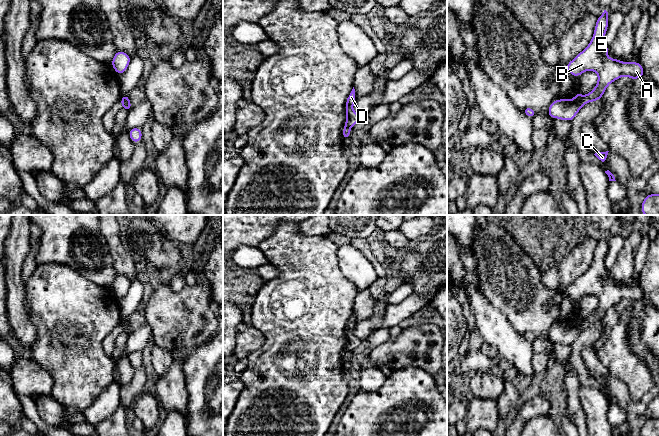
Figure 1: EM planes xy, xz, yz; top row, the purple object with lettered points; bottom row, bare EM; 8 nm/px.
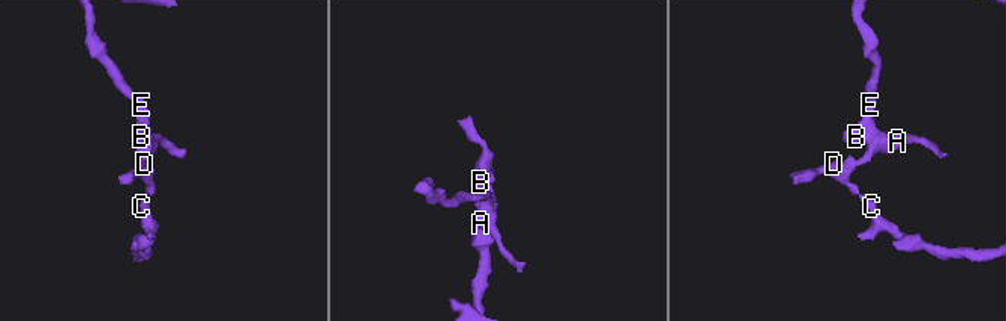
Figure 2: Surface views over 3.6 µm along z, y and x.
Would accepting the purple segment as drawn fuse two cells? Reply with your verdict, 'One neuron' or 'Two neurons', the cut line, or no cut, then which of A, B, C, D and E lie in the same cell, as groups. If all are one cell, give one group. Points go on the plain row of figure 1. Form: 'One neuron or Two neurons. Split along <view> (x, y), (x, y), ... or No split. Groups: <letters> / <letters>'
Two neurons. Split along yz (584, 320), (582, 327). Groups: A B E / C D

